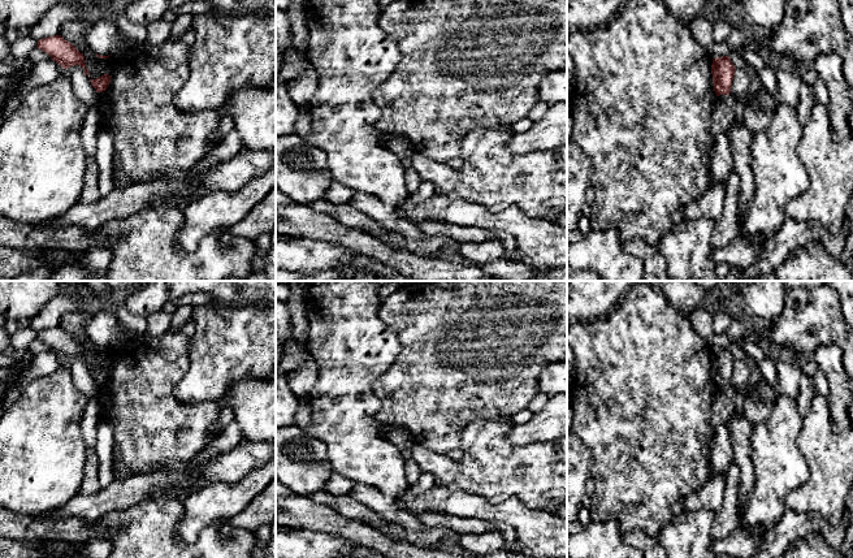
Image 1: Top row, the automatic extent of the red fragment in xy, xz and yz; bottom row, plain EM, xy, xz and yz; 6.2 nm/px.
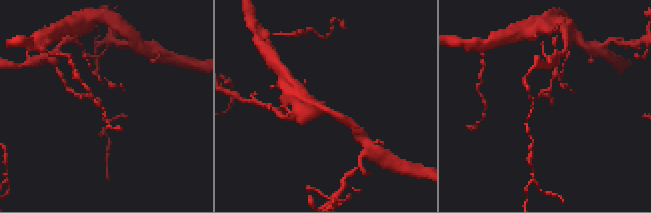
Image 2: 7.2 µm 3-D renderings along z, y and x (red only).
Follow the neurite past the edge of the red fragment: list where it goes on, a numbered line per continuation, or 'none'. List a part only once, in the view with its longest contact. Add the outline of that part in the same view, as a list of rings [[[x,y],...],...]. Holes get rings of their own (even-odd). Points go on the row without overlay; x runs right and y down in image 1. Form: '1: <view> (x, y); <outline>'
none

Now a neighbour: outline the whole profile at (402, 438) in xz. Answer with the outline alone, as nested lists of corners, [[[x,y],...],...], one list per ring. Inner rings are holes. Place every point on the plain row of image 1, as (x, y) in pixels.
[[[390,428],[386,437],[400,450],[410,449],[413,444],[412,434],[402,428]]]

